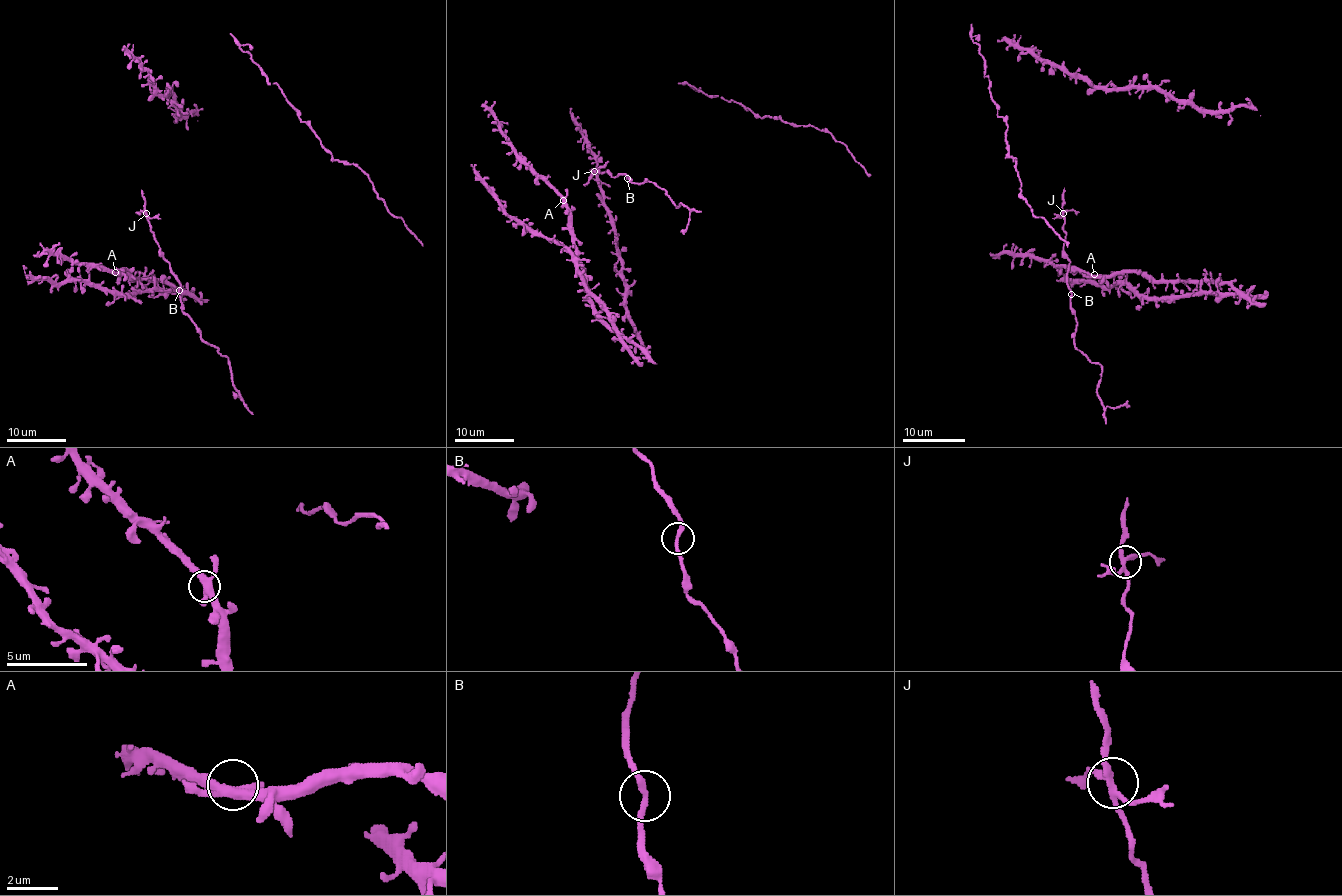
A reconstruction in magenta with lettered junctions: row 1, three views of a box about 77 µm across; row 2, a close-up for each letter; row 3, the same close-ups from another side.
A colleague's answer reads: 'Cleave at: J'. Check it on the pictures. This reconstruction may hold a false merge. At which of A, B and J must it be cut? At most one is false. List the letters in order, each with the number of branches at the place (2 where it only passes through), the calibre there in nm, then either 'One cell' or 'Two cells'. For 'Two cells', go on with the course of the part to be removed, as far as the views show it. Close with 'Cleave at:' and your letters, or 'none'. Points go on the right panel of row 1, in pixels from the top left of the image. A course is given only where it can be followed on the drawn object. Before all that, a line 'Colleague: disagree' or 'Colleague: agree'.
Colleague: agree
A: Branches: 3. Thickness 380 nm. One cell
B: Branches: 2. Thickness 240 nm. One cell
J: Branches: 4. Thickness 240 nm. Two cells
Cleave at: J

